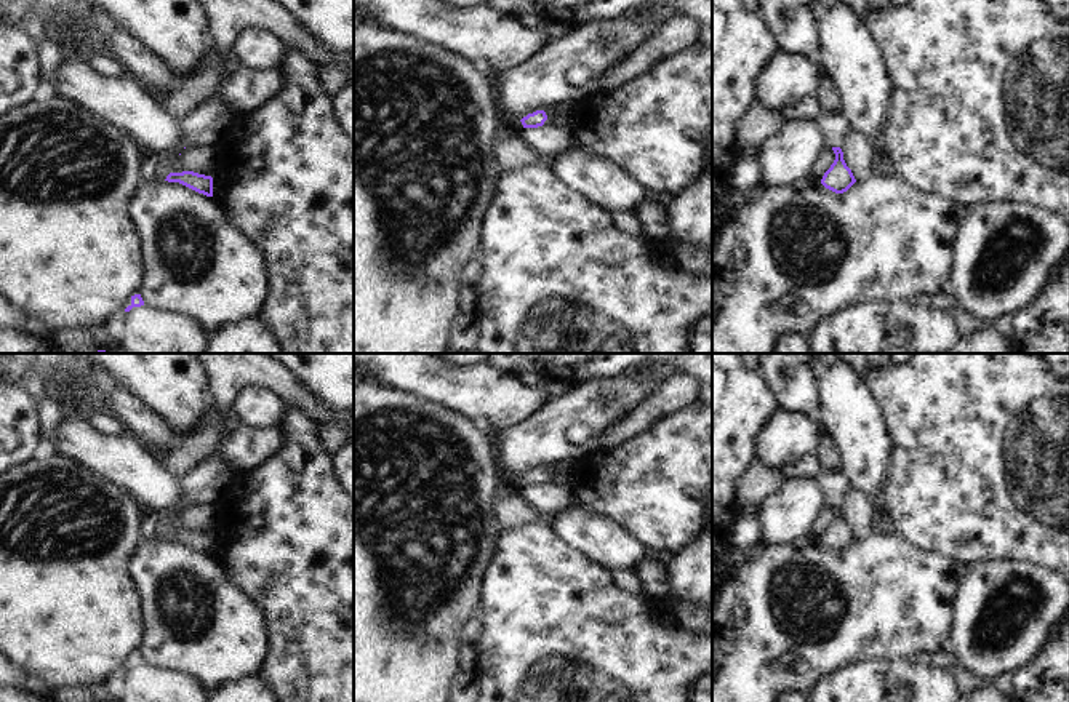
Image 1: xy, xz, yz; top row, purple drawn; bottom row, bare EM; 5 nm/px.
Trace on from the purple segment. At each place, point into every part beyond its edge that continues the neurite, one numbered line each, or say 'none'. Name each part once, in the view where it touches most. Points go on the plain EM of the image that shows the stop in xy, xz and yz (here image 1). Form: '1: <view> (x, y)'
1: xz (552, 472).

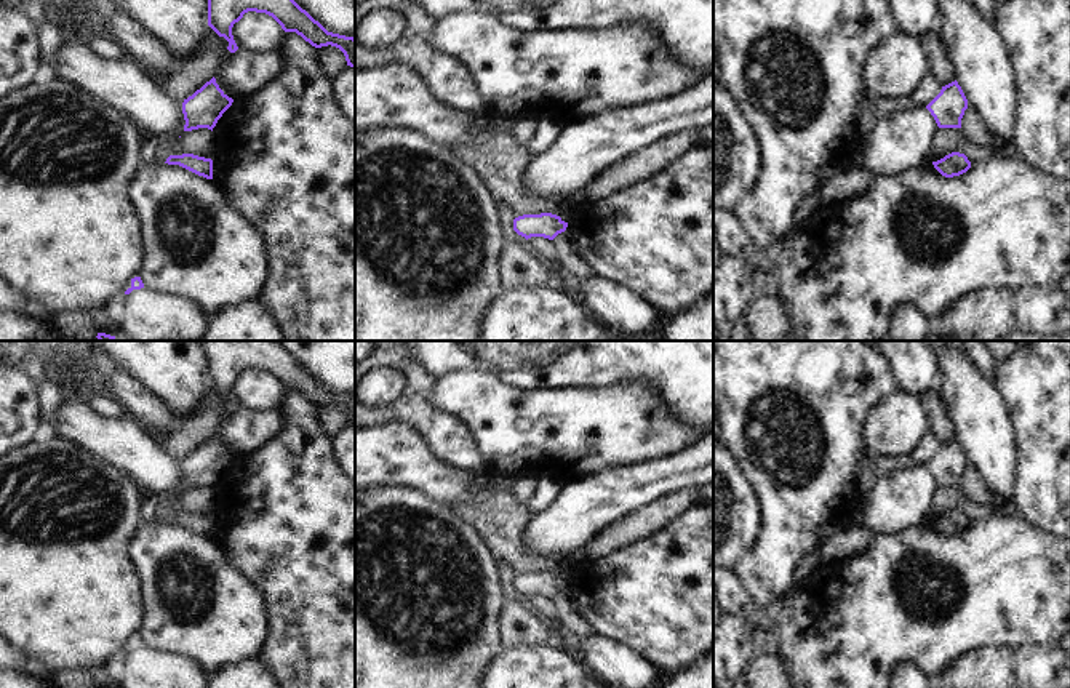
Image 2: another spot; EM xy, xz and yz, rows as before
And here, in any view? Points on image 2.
none.

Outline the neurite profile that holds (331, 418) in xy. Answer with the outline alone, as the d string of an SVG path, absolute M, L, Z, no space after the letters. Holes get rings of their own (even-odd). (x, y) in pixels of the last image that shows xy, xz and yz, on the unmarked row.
M331 403L317 408L317 419L329 437L347 426L344 411Z

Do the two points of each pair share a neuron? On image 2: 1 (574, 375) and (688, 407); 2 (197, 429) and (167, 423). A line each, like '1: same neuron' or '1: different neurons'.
1: same neuron
2: different neurons

